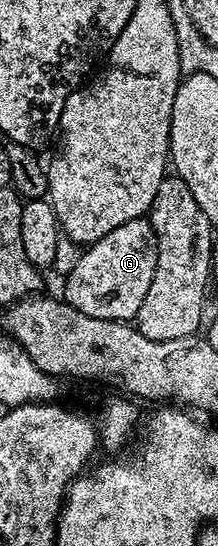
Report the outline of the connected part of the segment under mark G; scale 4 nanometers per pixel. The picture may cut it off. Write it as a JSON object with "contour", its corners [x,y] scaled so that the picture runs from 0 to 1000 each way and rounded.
{"contour":[[[683,397],[587,403],[381,458],[394,460],[344,476],[284,531],[280,544],[303,559],[408,582],[500,590],[592,592],[628,584],[679,520],[697,520],[697,505],[716,505],[725,441]]]}

